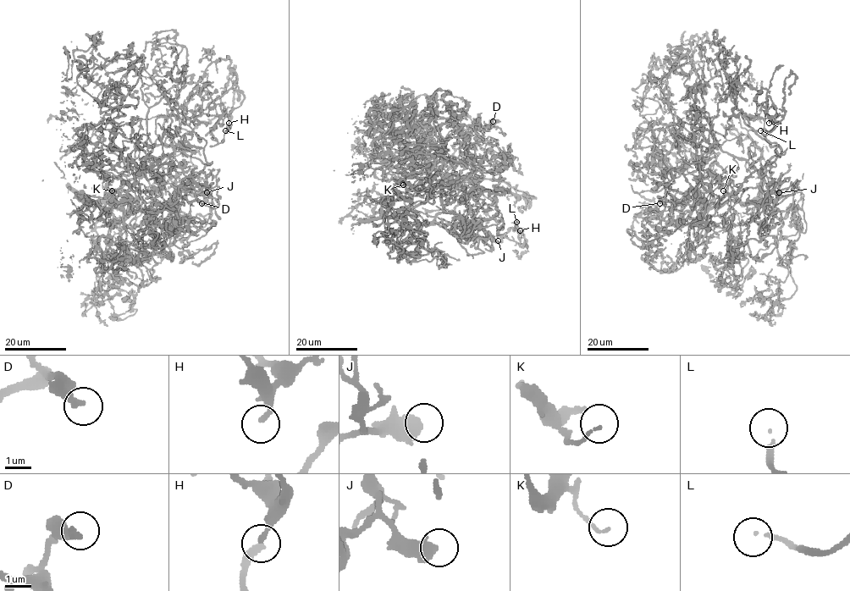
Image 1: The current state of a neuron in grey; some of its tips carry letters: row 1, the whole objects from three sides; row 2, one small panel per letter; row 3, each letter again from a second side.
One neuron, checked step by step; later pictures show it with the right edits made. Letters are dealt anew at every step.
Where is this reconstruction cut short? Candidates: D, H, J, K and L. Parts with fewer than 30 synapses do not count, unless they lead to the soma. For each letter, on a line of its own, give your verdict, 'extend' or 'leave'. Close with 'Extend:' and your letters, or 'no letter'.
D: extend
H: leave
J: leave
K: leave
L: extend
Extend: D, L

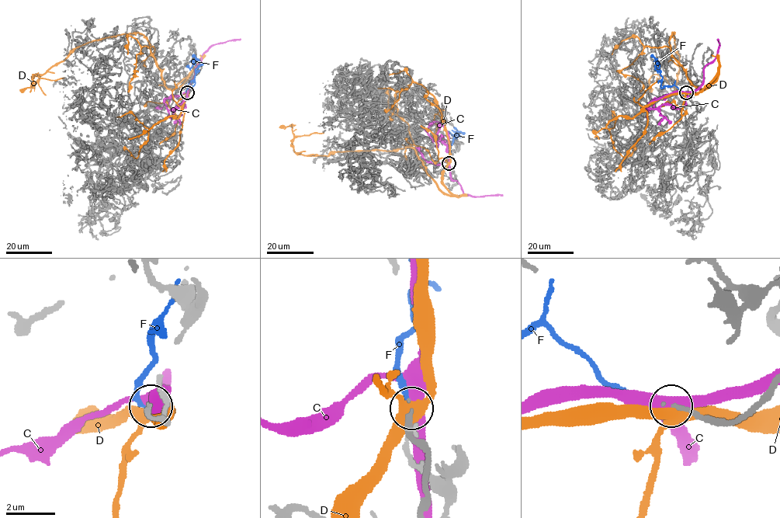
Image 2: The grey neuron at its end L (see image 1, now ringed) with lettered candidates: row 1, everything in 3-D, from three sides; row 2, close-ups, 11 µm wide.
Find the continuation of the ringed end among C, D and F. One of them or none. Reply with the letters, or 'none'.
F

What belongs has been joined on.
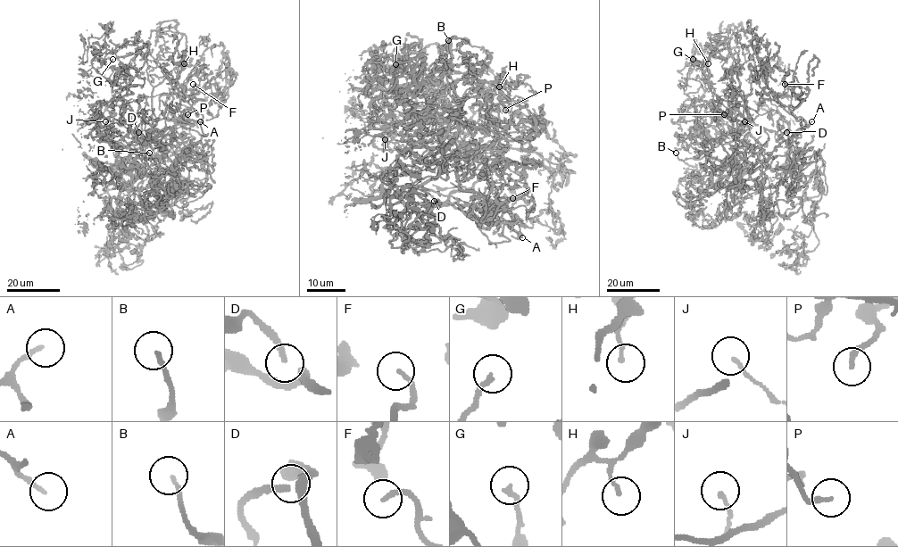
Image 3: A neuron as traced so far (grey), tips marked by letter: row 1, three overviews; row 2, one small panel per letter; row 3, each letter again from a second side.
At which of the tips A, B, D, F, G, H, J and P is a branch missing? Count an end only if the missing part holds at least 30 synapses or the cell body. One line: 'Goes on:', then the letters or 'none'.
Goes on: A, B, D, F

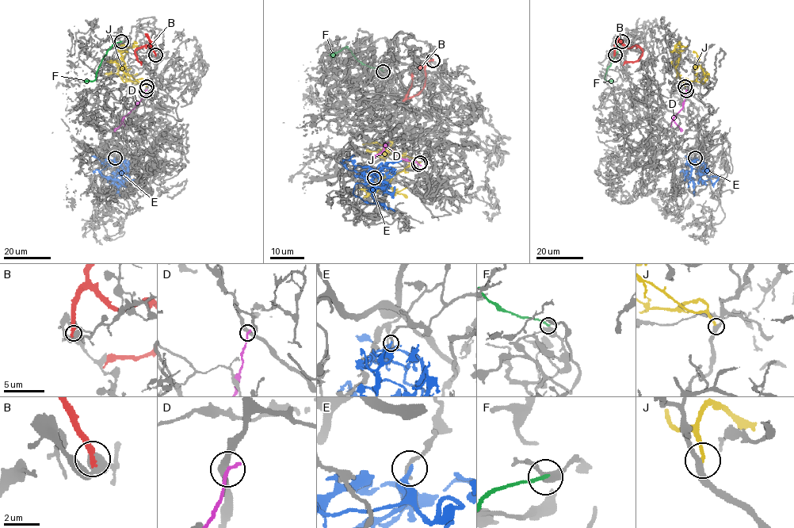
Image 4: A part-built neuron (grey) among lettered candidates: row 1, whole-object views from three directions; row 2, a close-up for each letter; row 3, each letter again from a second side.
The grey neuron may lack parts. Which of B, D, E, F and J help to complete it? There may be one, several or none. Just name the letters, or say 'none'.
J

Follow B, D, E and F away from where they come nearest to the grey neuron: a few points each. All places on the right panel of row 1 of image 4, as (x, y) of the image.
B: (614, 55), (614, 47), (618, 42), (627, 47), (637, 45), (641, 49), (642, 55), (639, 59), (623, 65)
D: (686, 90), (684, 106), (673, 119), (681, 132)
E: (696, 158), (686, 164), (700, 174), (704, 170), (699, 181), (709, 180), (712, 185), (719, 177)
F: (622, 41), (607, 70), (605, 78), (611, 82)

